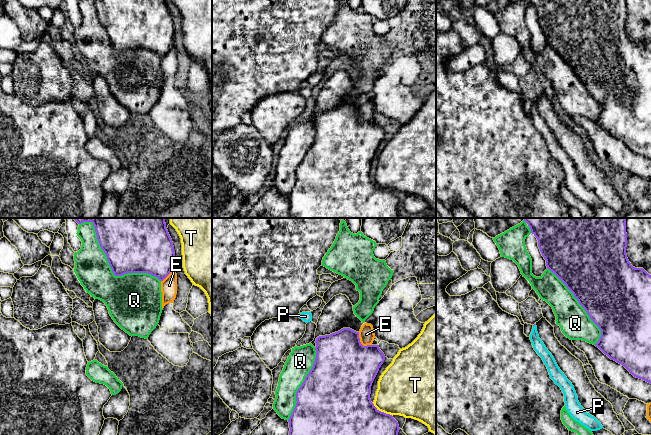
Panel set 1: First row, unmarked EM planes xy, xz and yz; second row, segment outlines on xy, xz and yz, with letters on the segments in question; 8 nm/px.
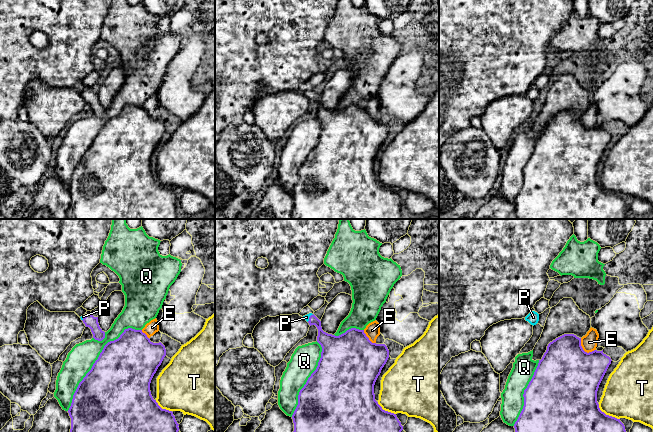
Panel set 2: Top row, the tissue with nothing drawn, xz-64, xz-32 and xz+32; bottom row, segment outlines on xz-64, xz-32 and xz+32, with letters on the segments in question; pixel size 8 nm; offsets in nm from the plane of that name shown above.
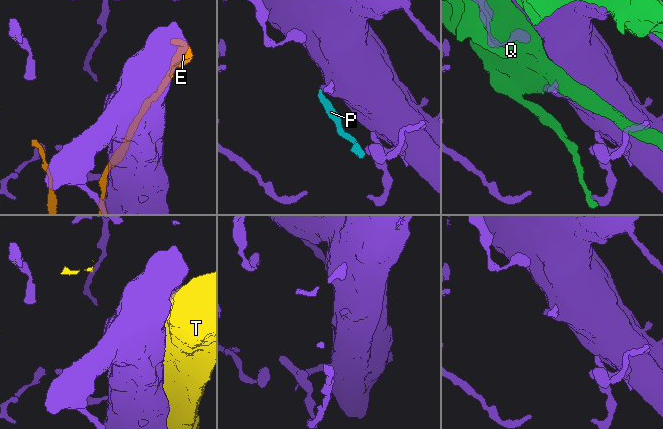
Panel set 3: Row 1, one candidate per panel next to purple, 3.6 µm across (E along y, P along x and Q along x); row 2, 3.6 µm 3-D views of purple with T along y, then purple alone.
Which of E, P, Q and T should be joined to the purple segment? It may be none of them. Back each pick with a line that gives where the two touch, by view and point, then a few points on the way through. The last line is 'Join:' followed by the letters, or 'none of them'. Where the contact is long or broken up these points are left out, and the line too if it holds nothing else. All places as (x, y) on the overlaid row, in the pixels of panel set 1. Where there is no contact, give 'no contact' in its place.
P: meets purple in yz at (534, 324); runs through yz (534, 324), (534, 338), (538, 345)
Join: P

